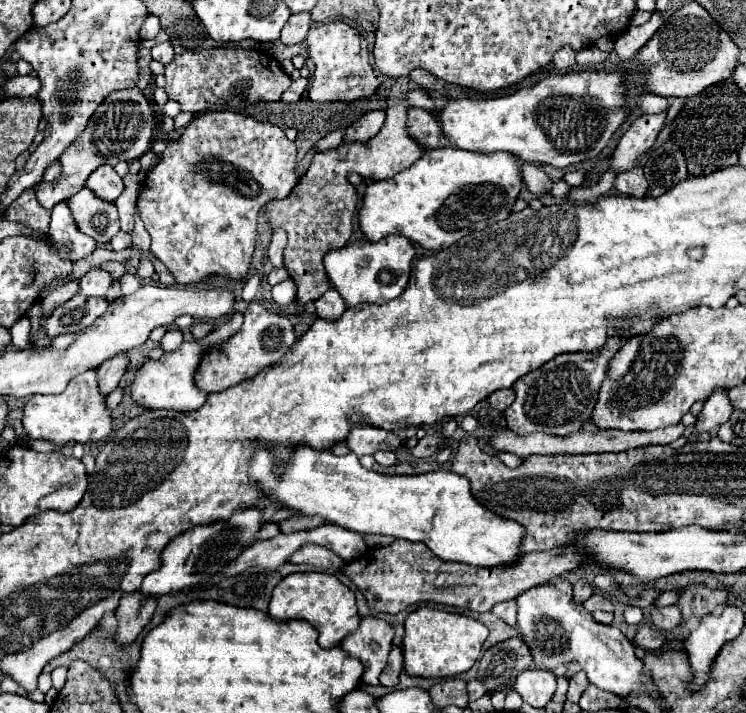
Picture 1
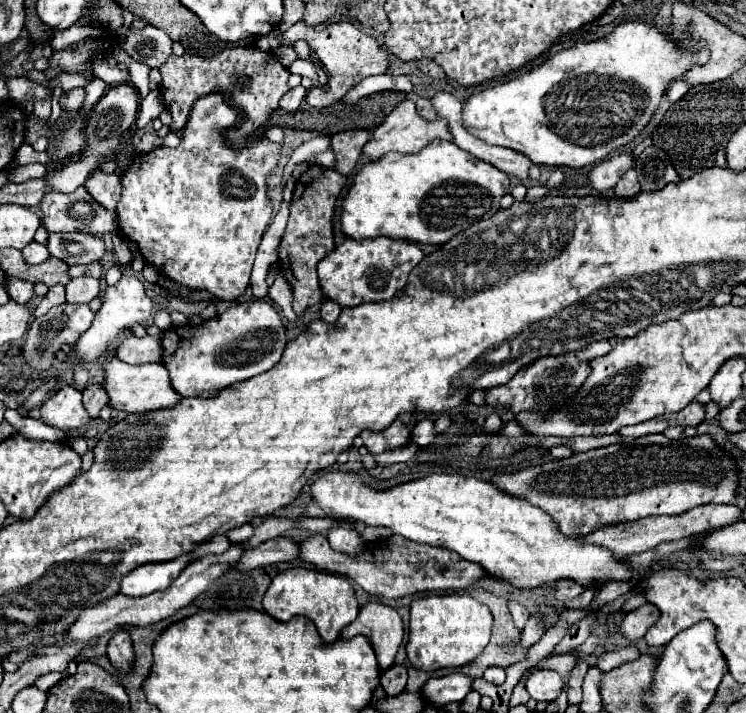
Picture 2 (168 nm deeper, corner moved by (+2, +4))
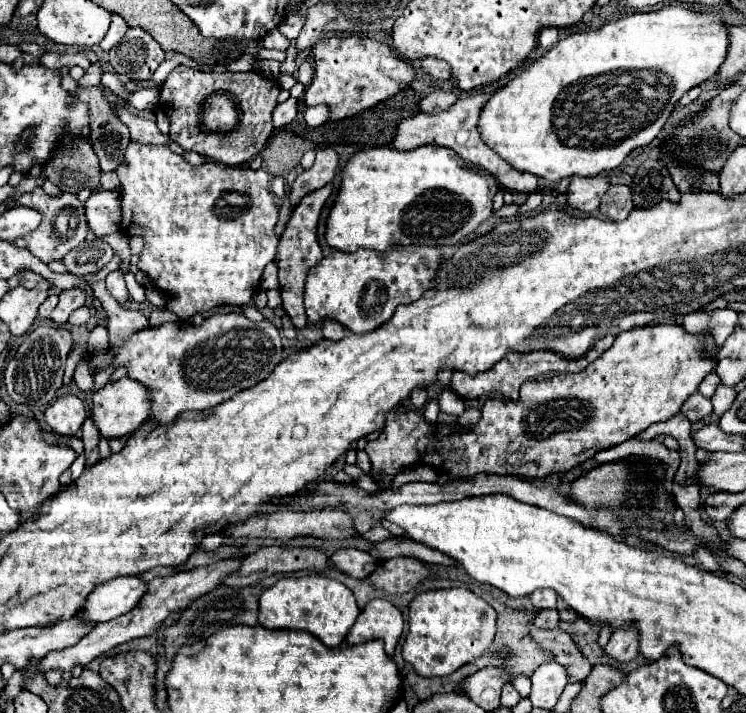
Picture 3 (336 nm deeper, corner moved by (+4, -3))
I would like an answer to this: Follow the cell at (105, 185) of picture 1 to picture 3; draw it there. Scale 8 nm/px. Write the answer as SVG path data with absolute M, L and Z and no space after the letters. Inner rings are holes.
M98 188L84 202L86 220L90 230L102 238L120 230L120 194Z

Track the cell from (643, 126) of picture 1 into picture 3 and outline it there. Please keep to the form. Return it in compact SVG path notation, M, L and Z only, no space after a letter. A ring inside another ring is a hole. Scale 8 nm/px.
M572 176L572 182L568 186L568 204L578 210L592 212L600 206L600 198L608 188L610 182L606 176L596 176L596 178Z

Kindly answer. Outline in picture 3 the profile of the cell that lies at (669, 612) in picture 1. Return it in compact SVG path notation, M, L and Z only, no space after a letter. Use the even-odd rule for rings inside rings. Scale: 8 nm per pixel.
M626 624L624 628L616 628L604 650L606 650L608 656L612 656L612 658L616 658L620 662L634 660L638 650L640 650L636 624Z

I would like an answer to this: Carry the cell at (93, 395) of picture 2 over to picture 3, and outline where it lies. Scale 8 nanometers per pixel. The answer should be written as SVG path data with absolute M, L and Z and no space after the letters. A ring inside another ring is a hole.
M90 416L82 424L82 440L84 440L84 452L86 452L86 466L92 466L92 464L96 464L100 460L98 438L100 438L100 432L98 432L92 416Z

